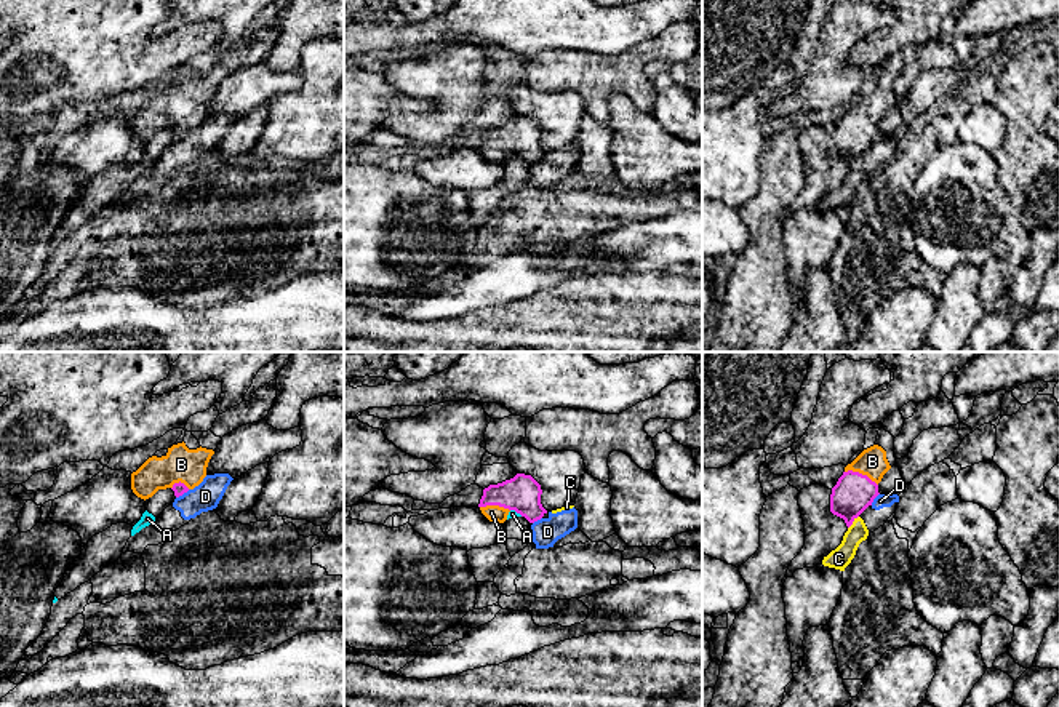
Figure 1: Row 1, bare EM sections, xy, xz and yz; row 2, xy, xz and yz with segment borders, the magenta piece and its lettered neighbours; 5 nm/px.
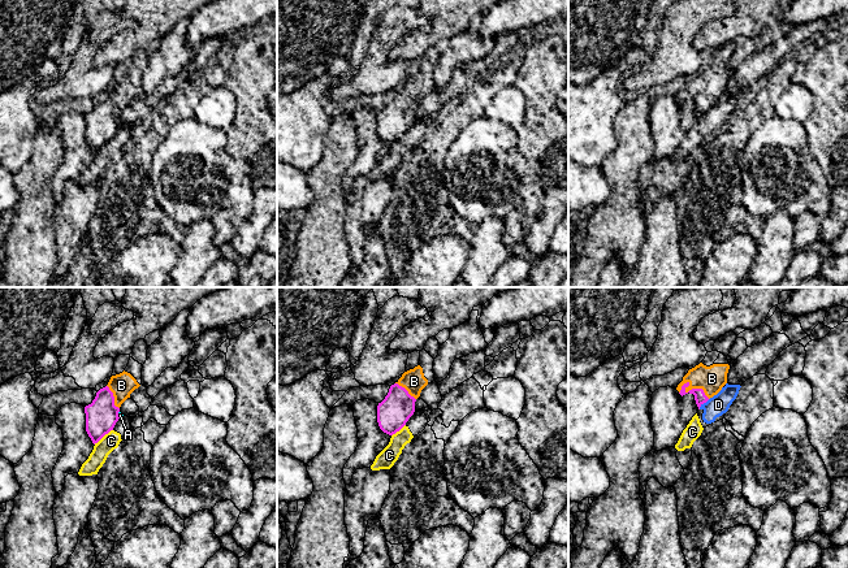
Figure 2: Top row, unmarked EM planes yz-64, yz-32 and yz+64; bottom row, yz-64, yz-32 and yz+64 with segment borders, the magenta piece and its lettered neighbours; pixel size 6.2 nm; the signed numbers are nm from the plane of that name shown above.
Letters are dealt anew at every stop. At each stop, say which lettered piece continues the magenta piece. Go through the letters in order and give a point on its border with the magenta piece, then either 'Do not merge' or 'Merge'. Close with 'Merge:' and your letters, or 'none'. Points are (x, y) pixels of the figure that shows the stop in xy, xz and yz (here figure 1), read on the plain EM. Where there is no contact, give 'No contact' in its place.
A: Touches magenta at xz (517, 154). Do not merge
B: Touches magenta at yz (861, 115). Merge
C: Touches magenta at yz (853, 162). Do not merge
D: Touches magenta at xy (183, 135). Do not merge
Merge: B

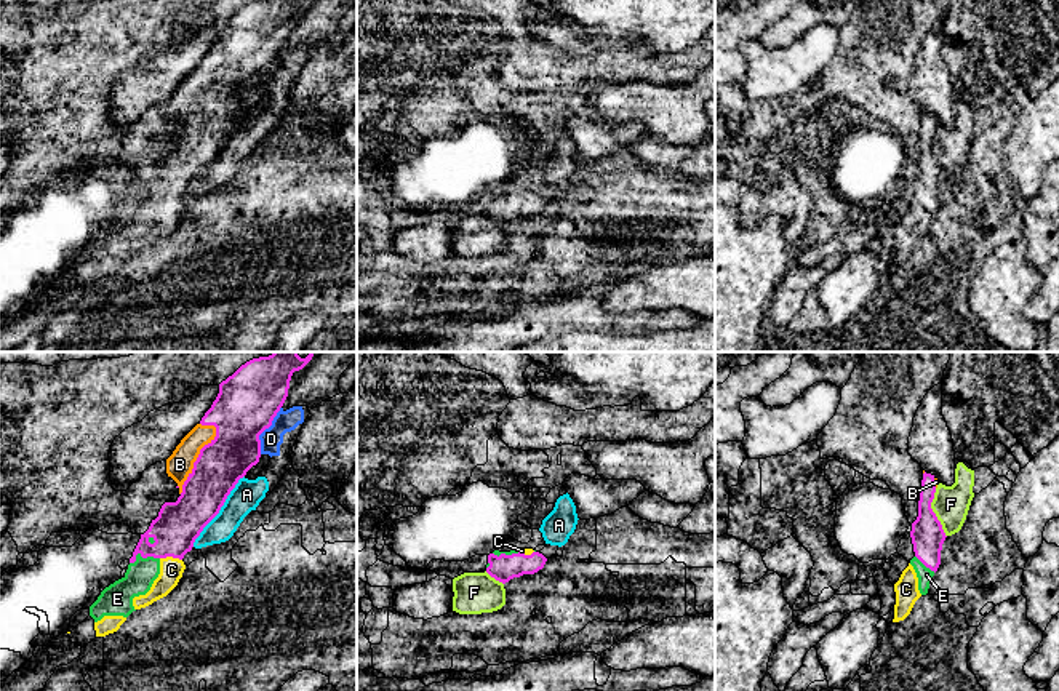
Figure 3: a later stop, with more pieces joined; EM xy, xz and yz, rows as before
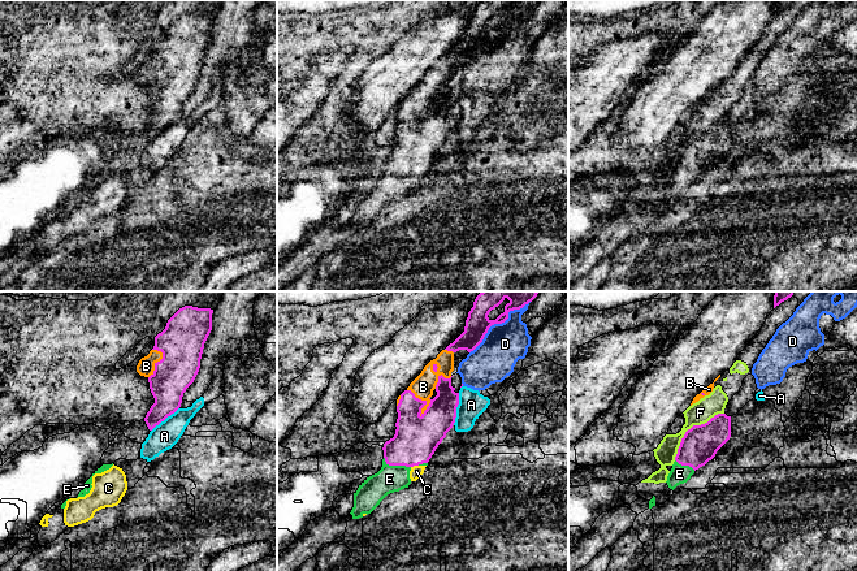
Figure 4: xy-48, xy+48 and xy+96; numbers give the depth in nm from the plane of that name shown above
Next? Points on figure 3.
A: Touches magenta at xy (219, 151). Do not merge
B: Touches magenta at xy (197, 101). Merge
C: Touches magenta at xy (171, 197). Merge
D: Touches magenta at xy (264, 71). Do not merge
E: Touches magenta at xy (143, 199). Merge
F: Touches magenta at yz (933, 154). Do not merge
Merge: B, C, E

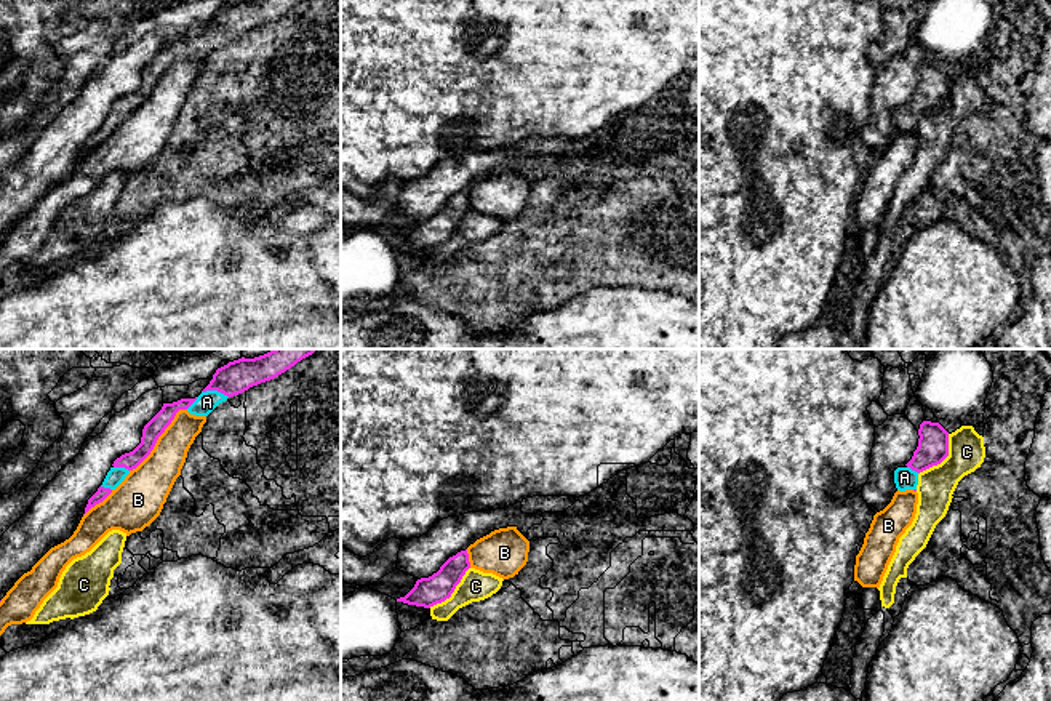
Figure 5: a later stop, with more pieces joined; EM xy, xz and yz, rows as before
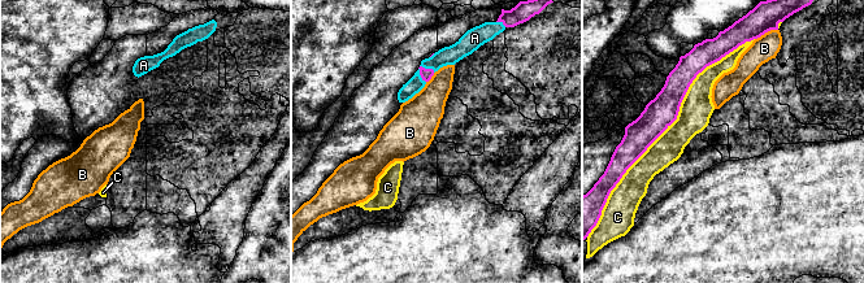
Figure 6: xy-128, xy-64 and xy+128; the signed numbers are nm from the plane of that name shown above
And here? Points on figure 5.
A: Touches magenta at xy (215, 31). Merge
B: Touches magenta at xy (157, 80). Do not merge
C: Touches magenta at yz (943, 101). Do not merge
Merge: A

